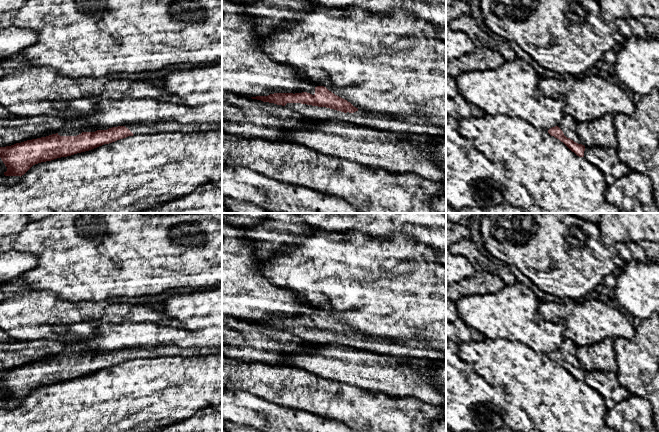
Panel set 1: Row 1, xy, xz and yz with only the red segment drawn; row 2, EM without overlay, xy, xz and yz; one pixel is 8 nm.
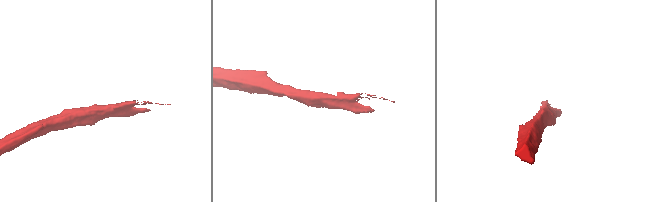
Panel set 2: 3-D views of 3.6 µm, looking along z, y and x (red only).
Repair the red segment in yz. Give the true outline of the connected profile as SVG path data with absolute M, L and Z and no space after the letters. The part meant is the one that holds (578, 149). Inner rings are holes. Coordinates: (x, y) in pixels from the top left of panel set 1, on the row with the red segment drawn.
M565 114L561 124L550 128L548 133L563 142L577 156L584 157L585 146L577 143L577 124L571 115Z

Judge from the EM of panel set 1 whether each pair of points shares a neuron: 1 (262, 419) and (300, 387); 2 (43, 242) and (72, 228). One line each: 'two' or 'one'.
1: two
2: one

